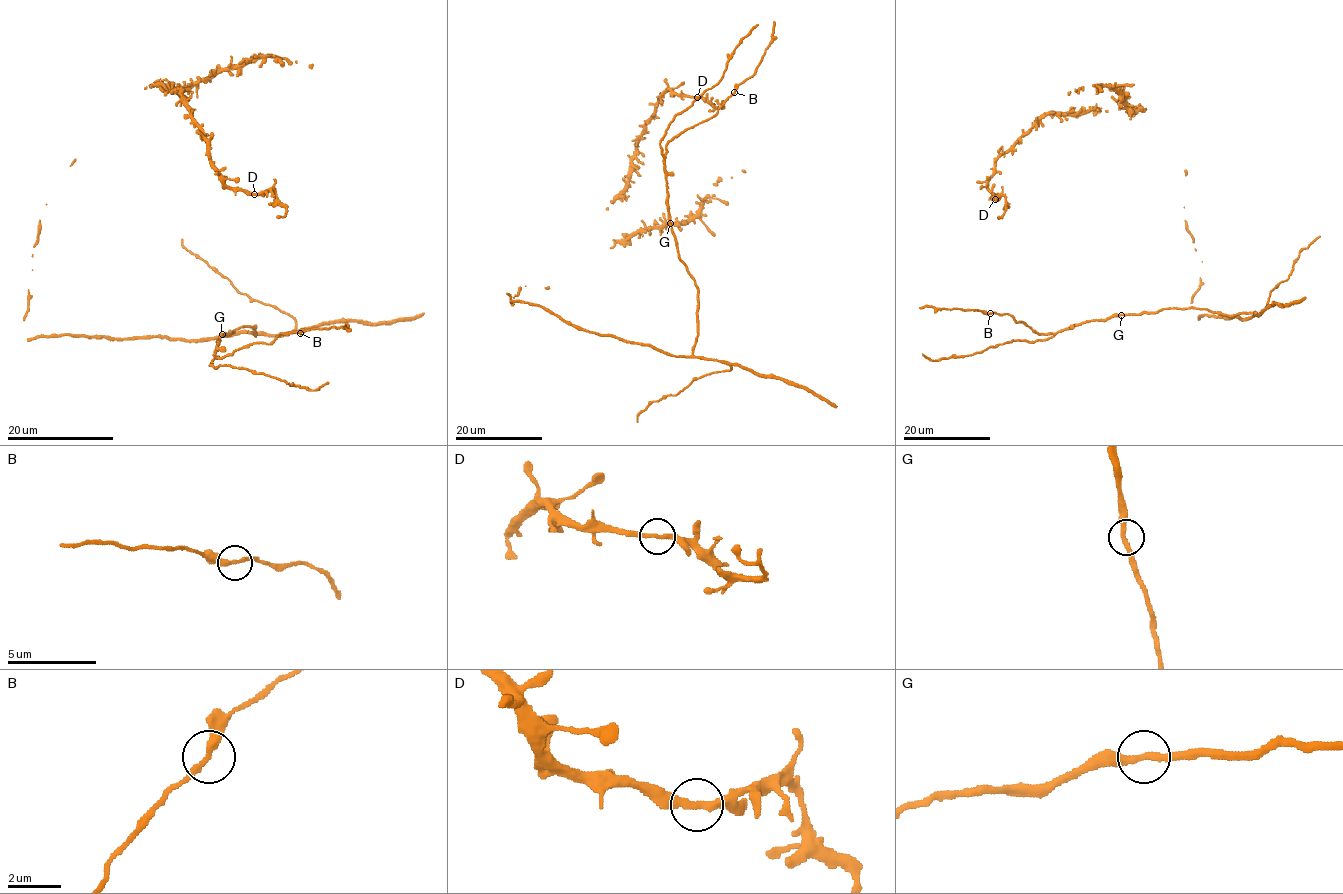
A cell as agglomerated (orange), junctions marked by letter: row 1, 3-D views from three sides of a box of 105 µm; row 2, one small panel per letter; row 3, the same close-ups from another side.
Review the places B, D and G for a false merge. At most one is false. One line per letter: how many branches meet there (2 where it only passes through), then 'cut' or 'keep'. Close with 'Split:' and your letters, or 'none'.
B: 2 branches meet; keep
D: 2 branches meet; keep
G: 2 branches meet; keep
Split: none

